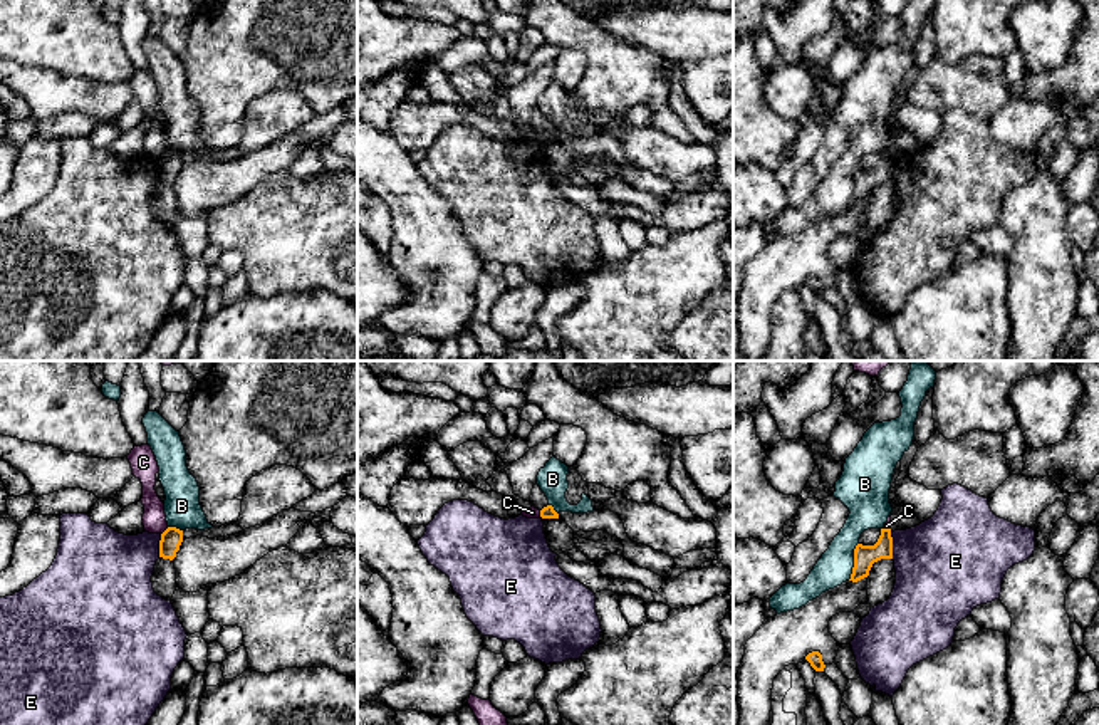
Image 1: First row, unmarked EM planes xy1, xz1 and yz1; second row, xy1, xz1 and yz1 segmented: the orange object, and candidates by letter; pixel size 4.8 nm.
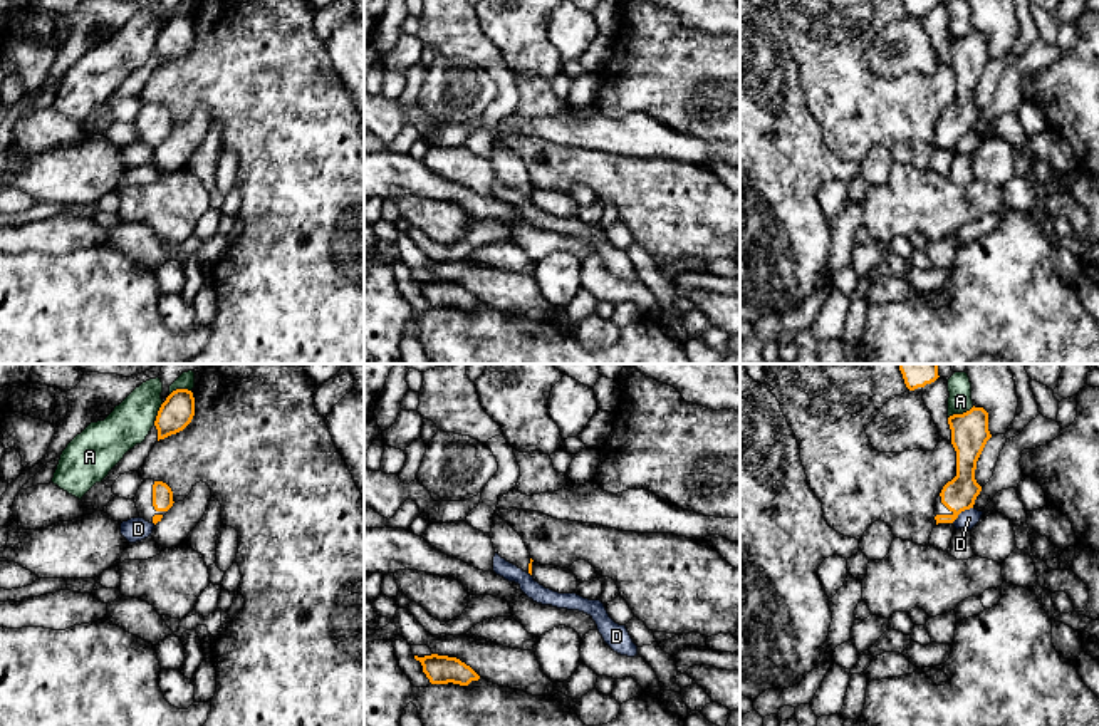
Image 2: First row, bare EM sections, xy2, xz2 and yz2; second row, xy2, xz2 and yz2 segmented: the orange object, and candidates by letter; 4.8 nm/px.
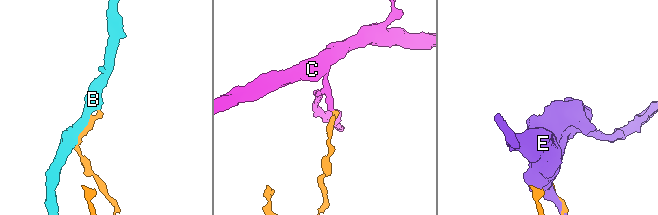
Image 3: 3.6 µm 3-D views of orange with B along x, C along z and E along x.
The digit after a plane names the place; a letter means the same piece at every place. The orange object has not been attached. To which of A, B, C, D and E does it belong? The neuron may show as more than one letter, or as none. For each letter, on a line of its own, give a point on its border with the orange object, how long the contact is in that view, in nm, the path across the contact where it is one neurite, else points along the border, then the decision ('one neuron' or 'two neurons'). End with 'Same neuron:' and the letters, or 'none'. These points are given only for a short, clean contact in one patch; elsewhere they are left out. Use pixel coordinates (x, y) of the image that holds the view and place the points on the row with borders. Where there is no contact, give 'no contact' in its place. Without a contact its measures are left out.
A: contact yz2 (960, 414); length 140 nm; two neurons
B: contact yz1 (854, 561); length 190 nm; two neurons
C: contact xz1 (541, 514); length 40 nm; border xz1 (539, 511), (542, 517); two neurons
D: contact yz2 (962, 510); length 130 nm; two neurons
E: contact yz1 (891, 546); length 130 nm; two neurons
Same neuron: none

